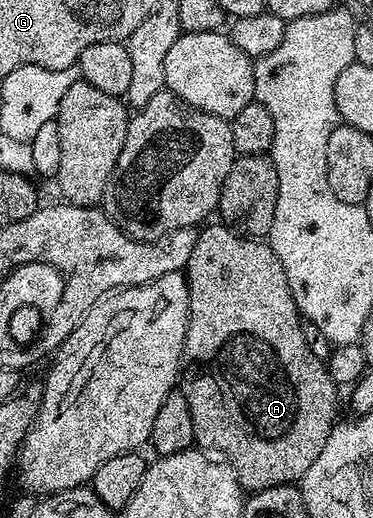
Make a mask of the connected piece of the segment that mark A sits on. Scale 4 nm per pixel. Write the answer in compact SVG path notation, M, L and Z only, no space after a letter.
M227 224L219 225L205 225L197 233L194 252L190 252L190 260L186 267L188 327L186 328L184 357L178 386L186 396L186 404L190 404L190 417L194 419L195 445L227 462L238 476L241 490L245 492L296 484L304 477L306 468L310 468L310 464L314 464L314 460L318 460L318 456L322 453L322 447L326 444L326 439L330 437L332 427L338 421L338 415L336 415L338 387L336 381L330 376L326 362L319 359L318 356L314 356L309 344L306 344L306 339L302 334L302 315L290 292L290 284L286 280L286 268L282 268L282 260L278 260L278 256L272 251L267 241L256 236L245 236Z

